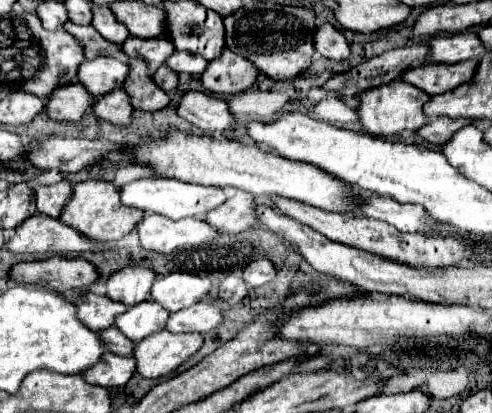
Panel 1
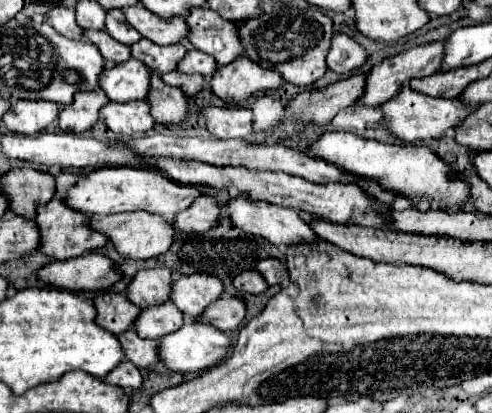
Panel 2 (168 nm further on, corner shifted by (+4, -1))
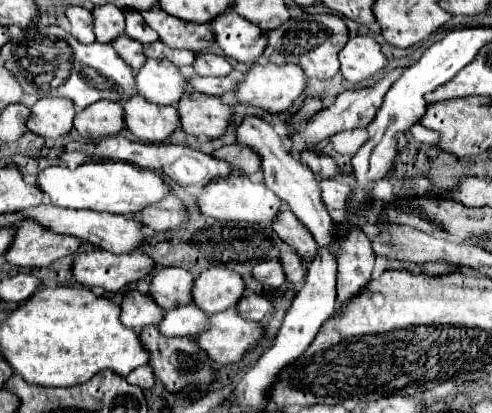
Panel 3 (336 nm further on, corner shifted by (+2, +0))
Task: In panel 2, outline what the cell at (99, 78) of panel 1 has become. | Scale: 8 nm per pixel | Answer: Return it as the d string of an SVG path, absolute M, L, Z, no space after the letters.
M130 57L122 65L104 69L98 81L100 81L100 89L108 95L110 101L124 103L124 101L146 97L150 87L148 75L150 75L150 69Z

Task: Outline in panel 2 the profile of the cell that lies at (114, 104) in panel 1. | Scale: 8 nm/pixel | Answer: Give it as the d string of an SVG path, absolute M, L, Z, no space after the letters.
M128 101L128 103L106 103L100 109L100 117L110 131L122 137L134 137L152 129L154 119L146 101Z

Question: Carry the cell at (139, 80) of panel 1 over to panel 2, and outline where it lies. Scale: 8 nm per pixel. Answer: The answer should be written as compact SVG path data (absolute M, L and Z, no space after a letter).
M156 73L150 75L150 93L146 95L156 123L178 123L186 117L188 103L178 87L166 85Z

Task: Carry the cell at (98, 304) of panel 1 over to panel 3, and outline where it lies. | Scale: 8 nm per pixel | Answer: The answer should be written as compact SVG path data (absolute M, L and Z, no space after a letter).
M128 290L122 300L122 322L128 328L142 330L150 324L160 324L164 318L164 308L152 300L150 294L140 294L138 290Z

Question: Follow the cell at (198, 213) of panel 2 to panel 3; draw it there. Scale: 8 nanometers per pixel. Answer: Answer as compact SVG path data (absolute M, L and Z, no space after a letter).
M170 194L164 200L160 200L160 204L152 204L152 208L144 208L144 212L132 216L136 216L140 224L152 230L172 230L184 222L184 214L186 210L182 202Z

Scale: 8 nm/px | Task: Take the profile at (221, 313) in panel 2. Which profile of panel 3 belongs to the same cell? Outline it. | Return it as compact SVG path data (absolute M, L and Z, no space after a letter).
M248 292L238 304L236 310L248 318L248 320L264 320L266 316L270 316L274 312L272 300L266 294L256 294L256 292Z

